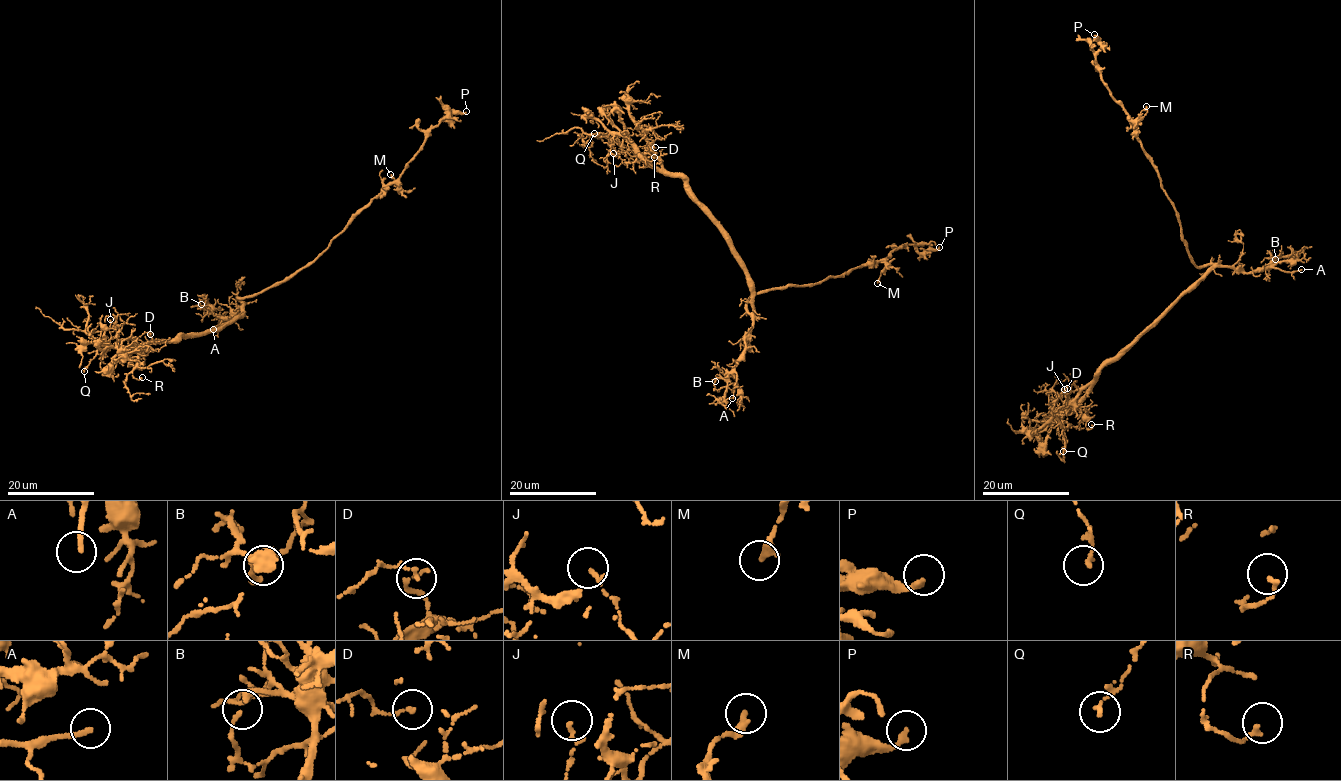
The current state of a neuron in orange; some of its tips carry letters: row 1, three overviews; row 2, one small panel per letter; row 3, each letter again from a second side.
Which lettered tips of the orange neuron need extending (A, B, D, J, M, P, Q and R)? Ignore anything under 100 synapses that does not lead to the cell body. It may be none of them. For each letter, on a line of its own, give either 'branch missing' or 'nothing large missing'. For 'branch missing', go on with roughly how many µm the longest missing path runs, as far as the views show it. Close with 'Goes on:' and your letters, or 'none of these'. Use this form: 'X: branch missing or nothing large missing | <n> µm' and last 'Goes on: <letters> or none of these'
A: branch missing | 25 µm
B: nothing large missing
D: nothing large missing
J: nothing large missing
M: nothing large missing
P: nothing large missing
Q: nothing large missing
R: nothing large missing
Goes on: A

